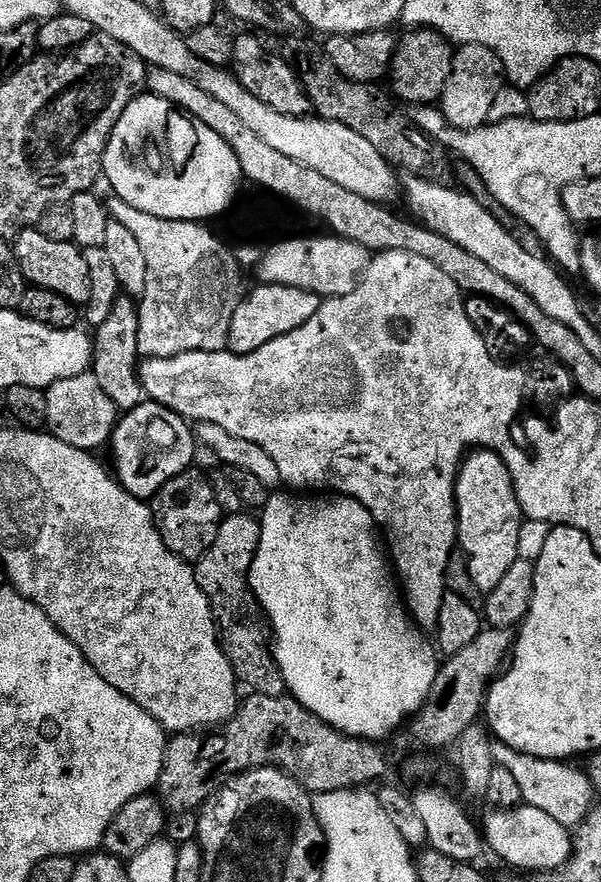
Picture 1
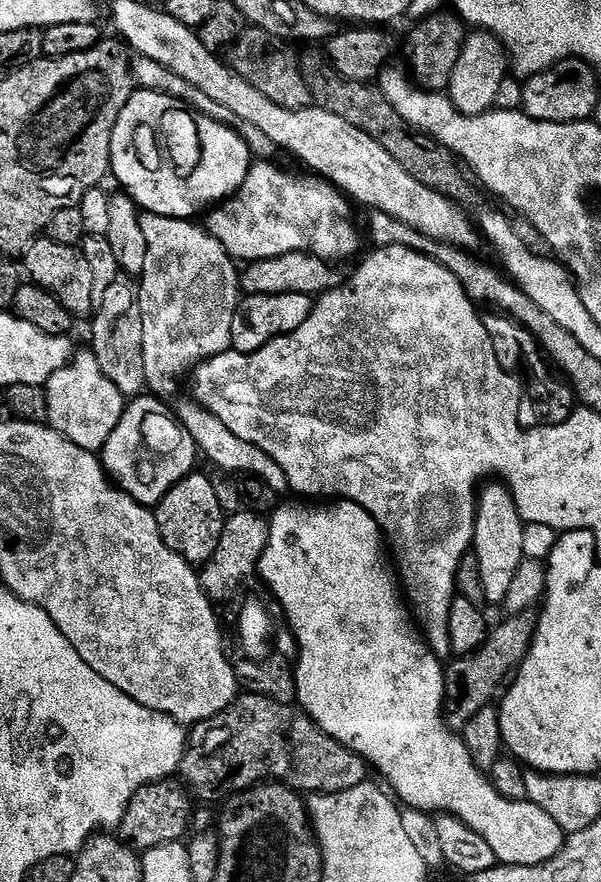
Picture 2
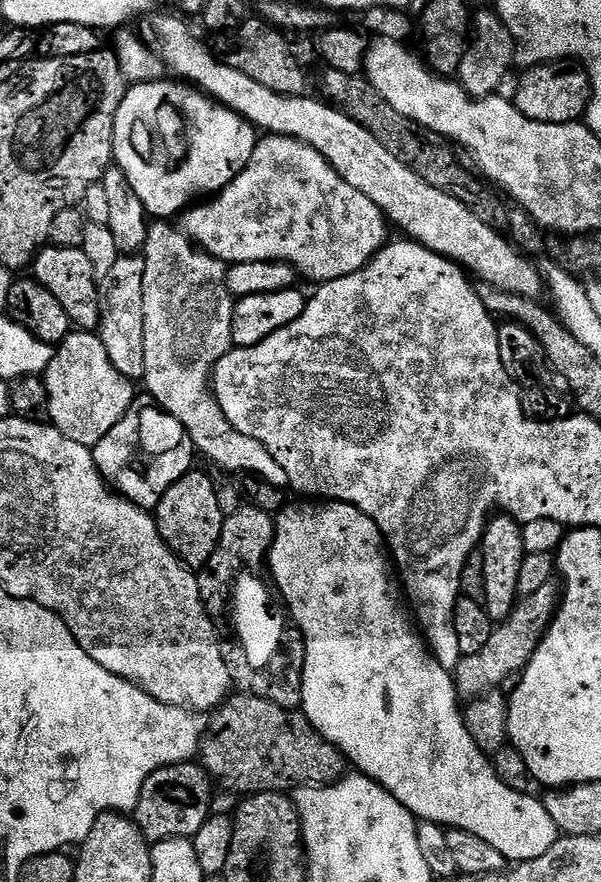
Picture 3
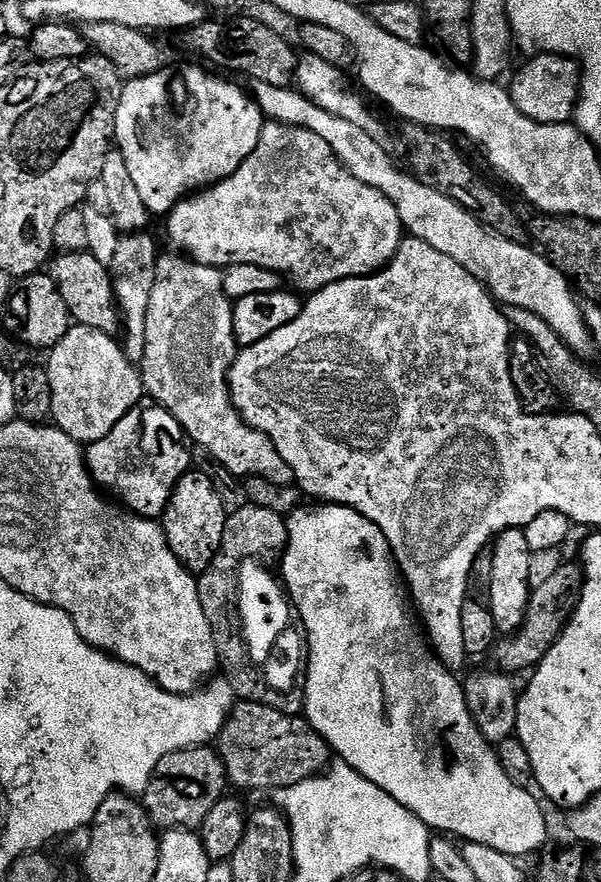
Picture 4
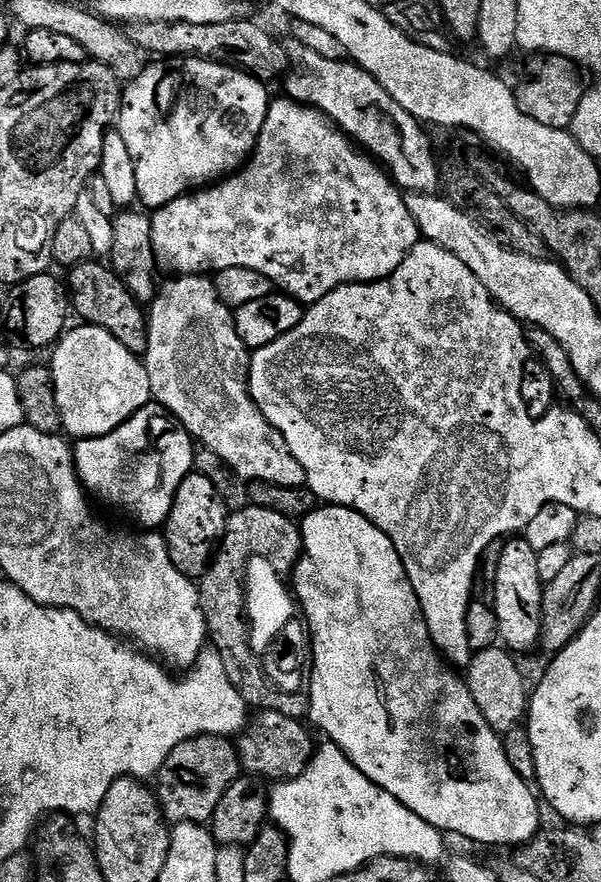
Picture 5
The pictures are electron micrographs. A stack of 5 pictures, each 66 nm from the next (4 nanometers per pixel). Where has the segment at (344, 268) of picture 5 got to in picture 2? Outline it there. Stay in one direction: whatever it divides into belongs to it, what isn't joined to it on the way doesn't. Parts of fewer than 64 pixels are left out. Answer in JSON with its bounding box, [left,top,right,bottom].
[207,163,362,262]

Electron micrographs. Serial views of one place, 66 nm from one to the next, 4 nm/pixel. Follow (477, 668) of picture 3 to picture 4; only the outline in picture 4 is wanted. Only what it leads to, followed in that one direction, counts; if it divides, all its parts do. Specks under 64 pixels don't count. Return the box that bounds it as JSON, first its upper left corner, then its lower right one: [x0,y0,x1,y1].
[494,562,584,674]

